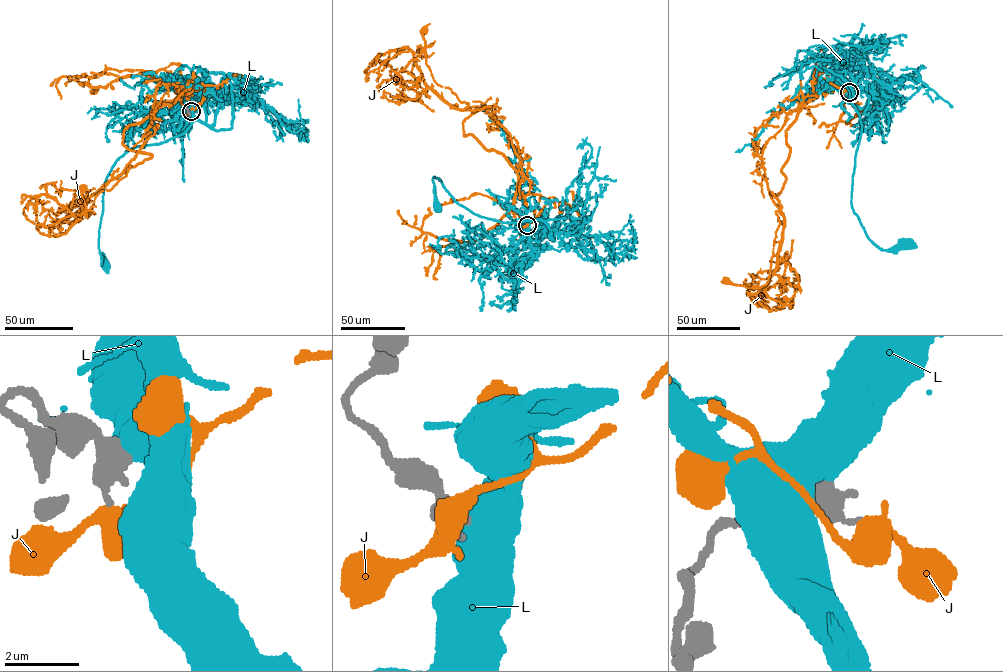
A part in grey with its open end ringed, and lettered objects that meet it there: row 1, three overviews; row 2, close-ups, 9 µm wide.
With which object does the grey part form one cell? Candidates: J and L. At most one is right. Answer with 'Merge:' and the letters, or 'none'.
Merge: none

